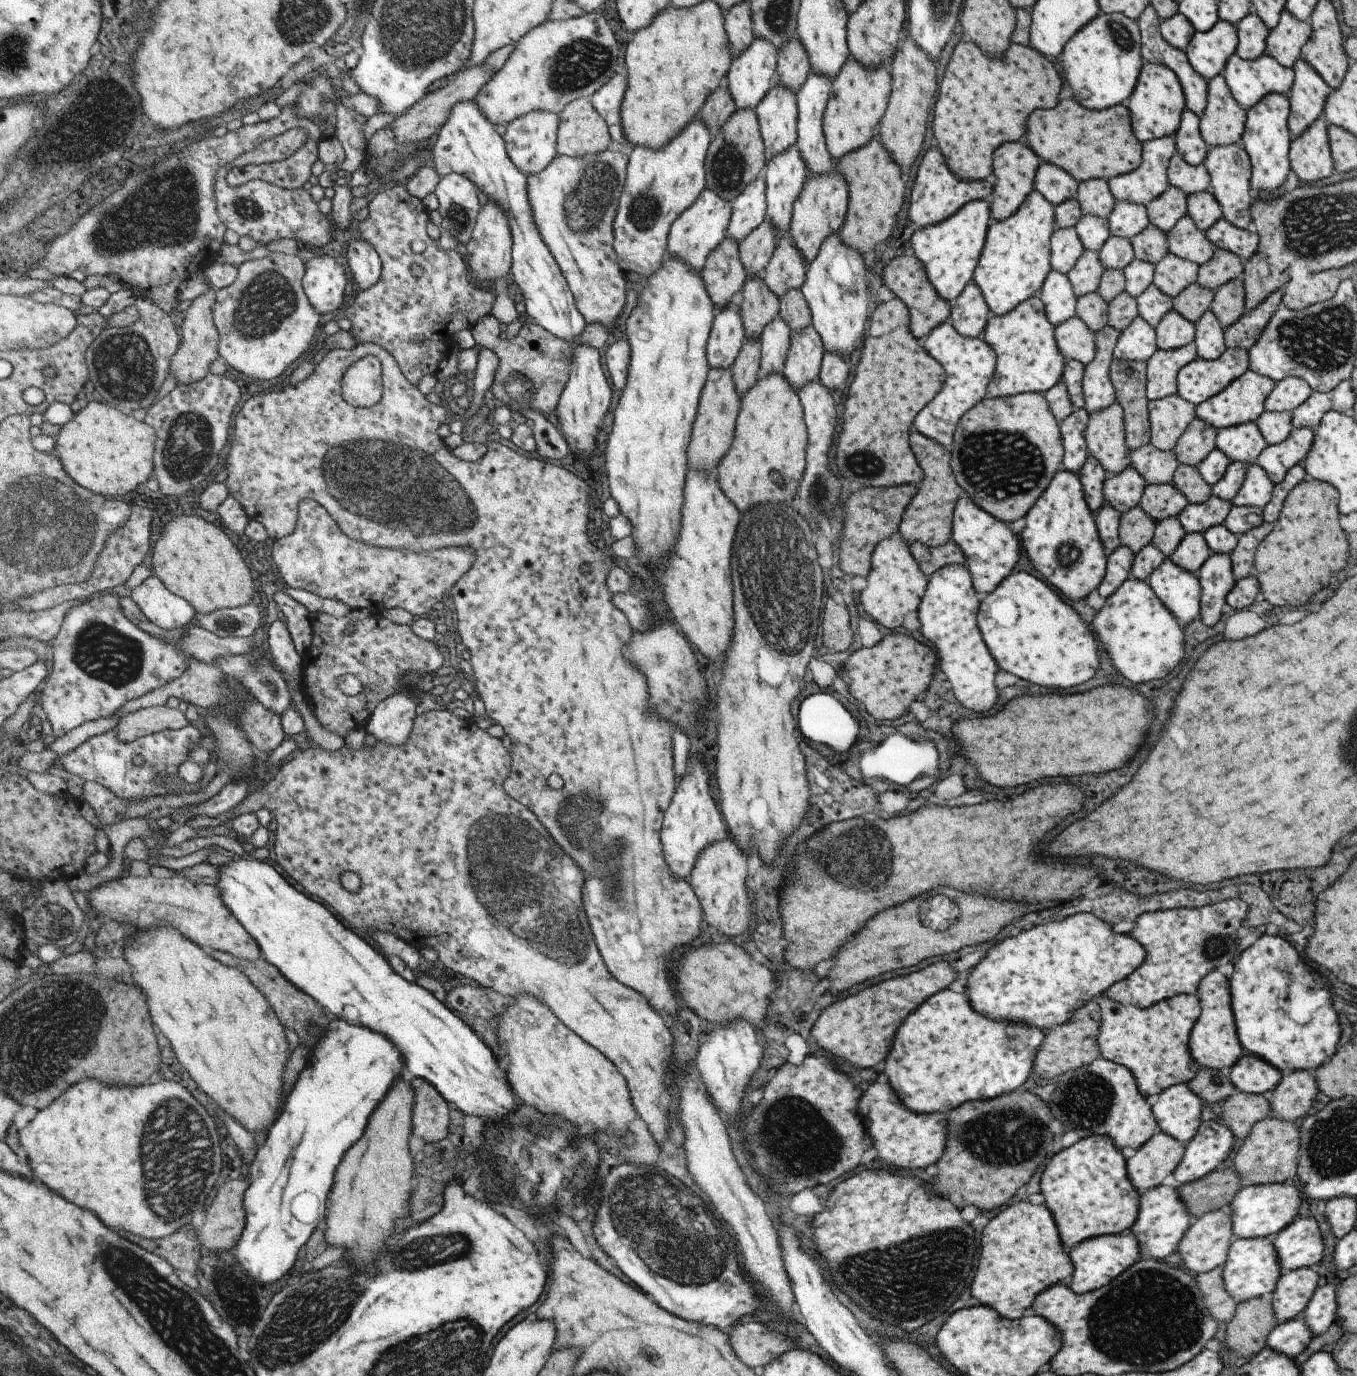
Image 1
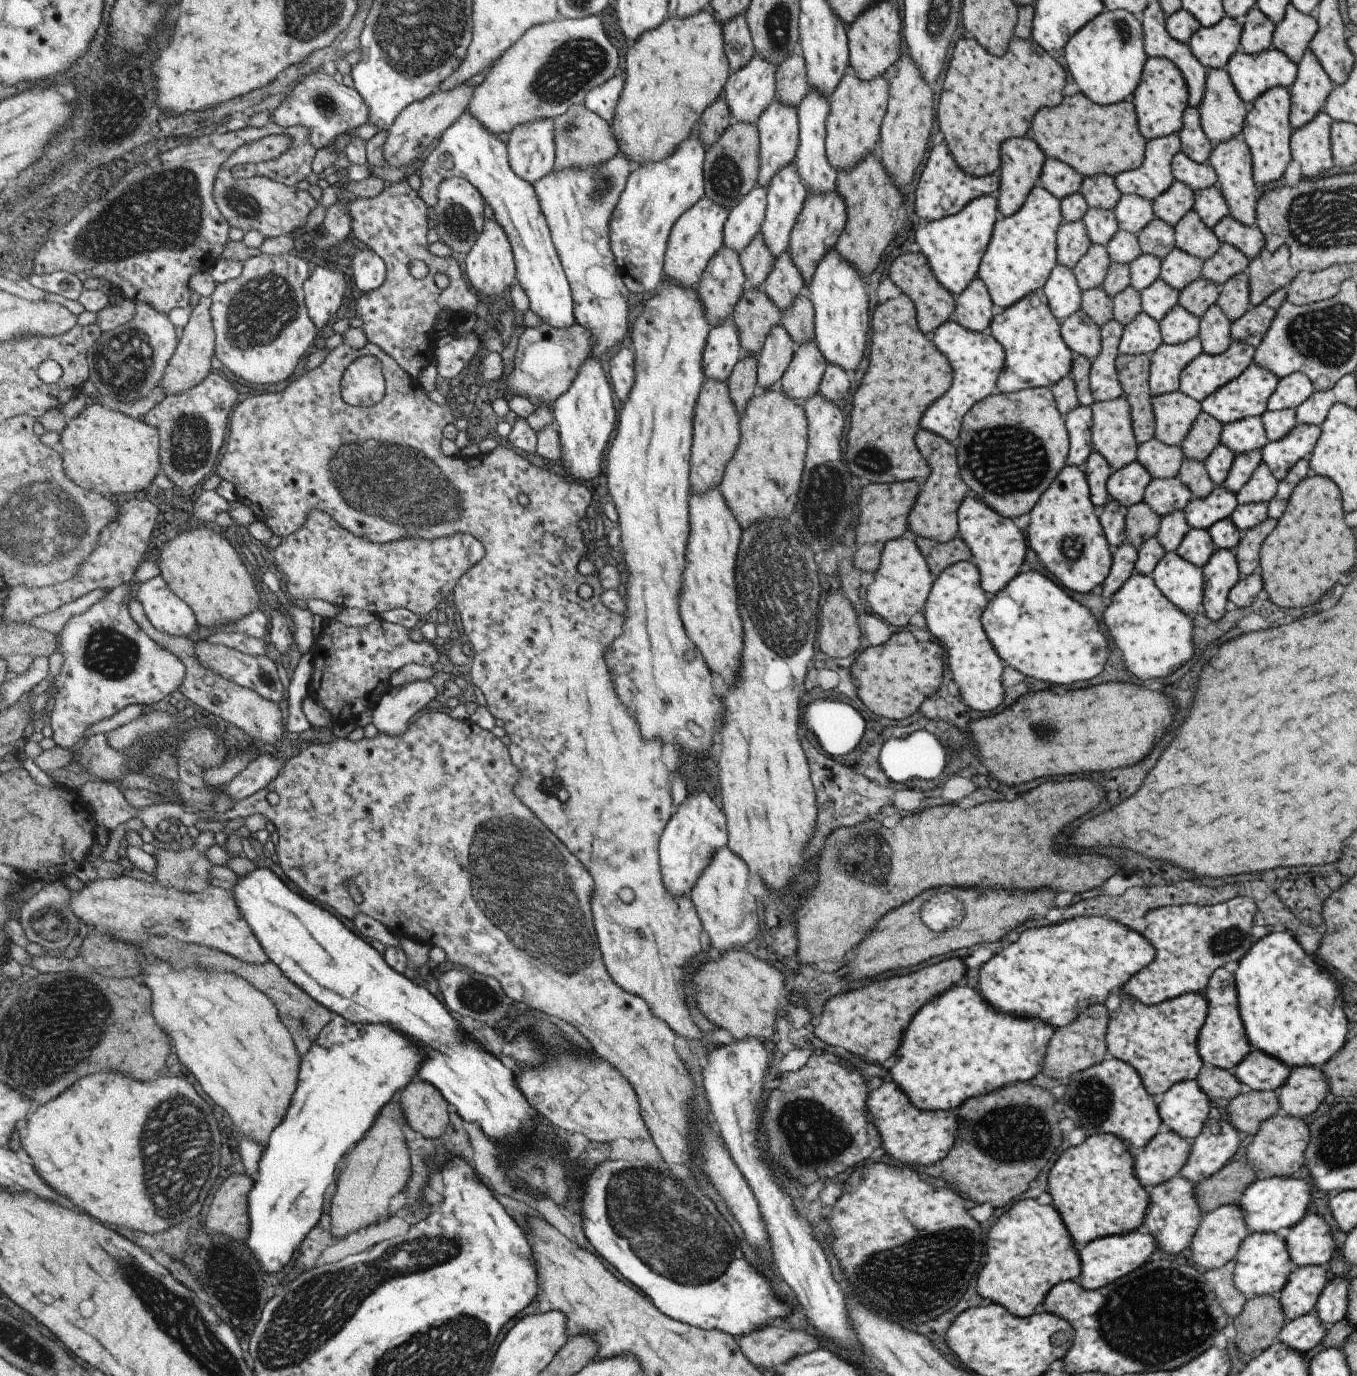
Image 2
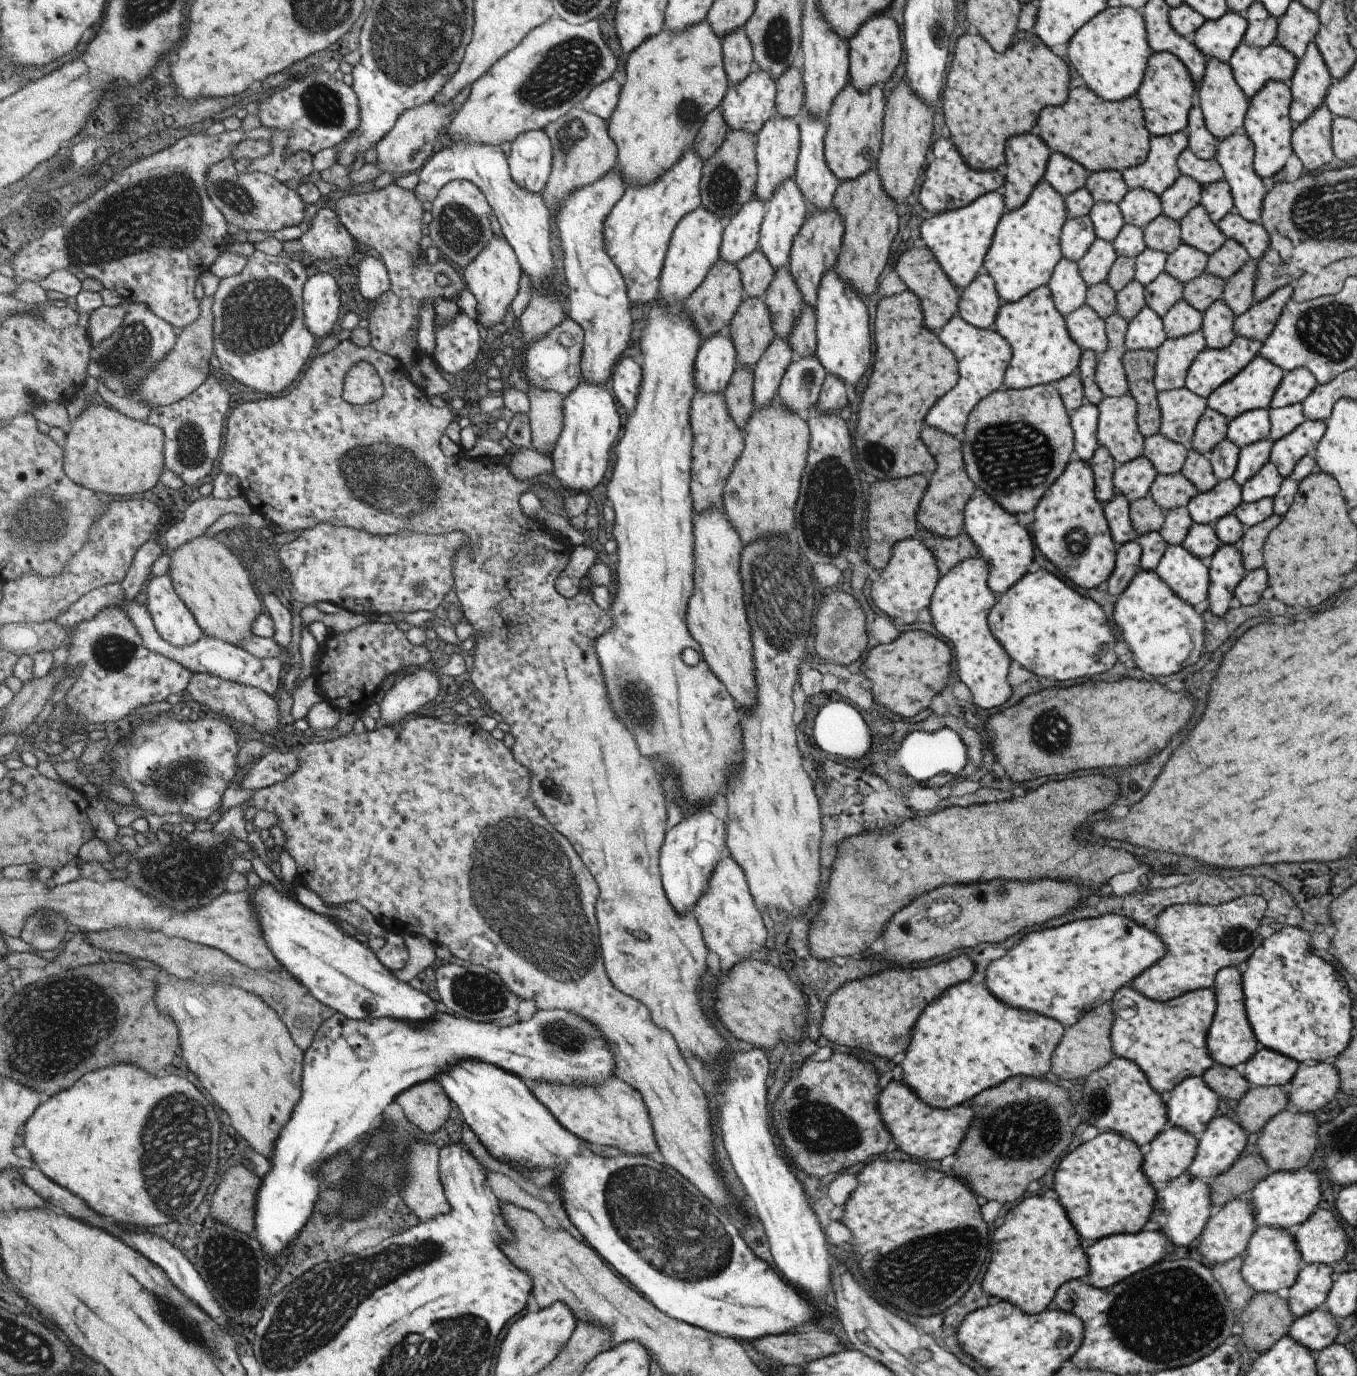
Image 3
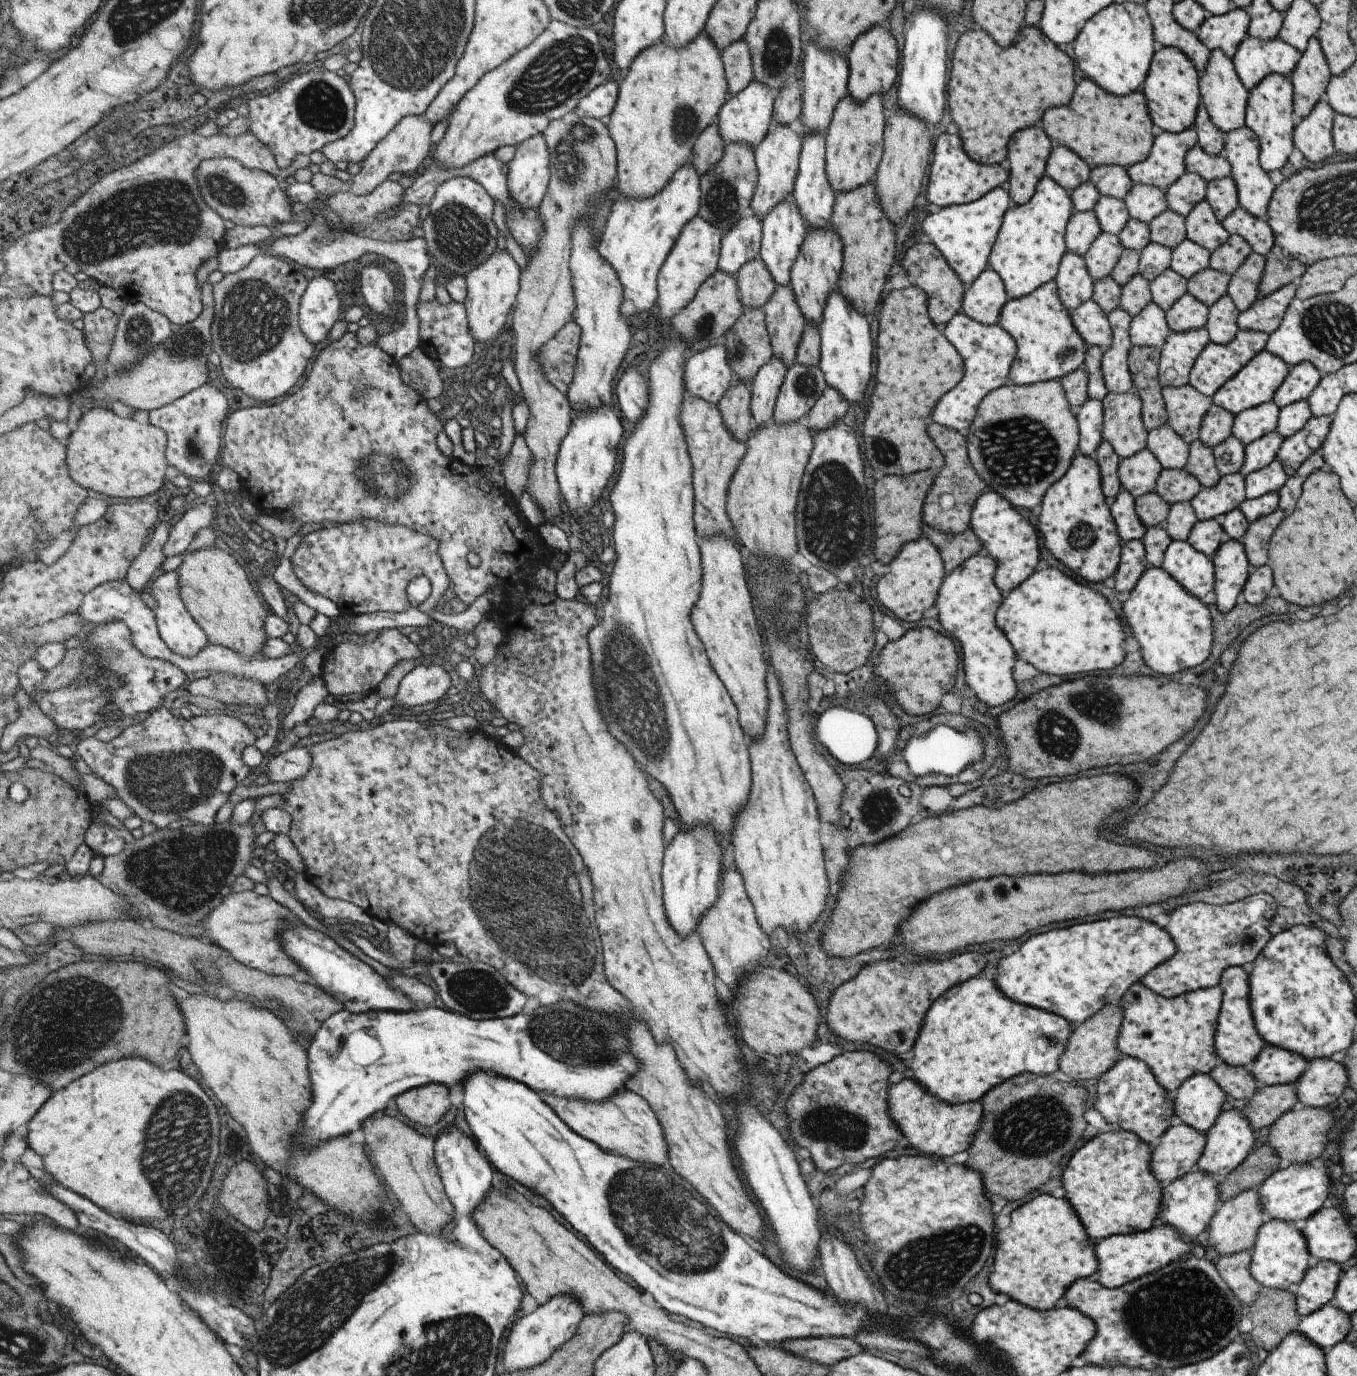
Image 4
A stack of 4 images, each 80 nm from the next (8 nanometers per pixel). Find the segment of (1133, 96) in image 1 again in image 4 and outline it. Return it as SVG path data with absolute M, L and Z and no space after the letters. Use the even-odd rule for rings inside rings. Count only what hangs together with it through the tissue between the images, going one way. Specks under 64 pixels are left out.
M1157 46L1153 53L1141 92L1146 98L1148 113L1156 131L1178 133L1194 123L1197 105L1200 103L1198 78L1194 64L1178 48Z

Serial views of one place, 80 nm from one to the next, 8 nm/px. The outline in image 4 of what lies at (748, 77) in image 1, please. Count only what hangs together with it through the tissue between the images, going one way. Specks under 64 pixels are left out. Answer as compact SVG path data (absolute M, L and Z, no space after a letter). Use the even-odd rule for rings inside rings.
M751 81L743 90L733 96L727 96L716 116L716 127L719 136L727 143L745 143L754 148L767 134L772 120L772 106L774 94L759 81Z

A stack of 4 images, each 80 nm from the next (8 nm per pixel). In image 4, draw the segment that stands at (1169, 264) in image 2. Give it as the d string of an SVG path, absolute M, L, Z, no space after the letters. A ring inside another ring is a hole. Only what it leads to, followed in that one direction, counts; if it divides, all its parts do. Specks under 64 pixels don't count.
M1187 238L1183 239L1170 256L1169 269L1188 280L1196 272L1208 267L1210 252Z

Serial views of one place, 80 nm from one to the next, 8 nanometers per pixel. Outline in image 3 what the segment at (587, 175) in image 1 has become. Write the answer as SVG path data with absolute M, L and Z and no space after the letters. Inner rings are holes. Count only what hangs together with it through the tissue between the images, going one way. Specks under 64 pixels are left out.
M615 169L605 175L600 181L589 187L580 188L572 193L563 207L558 209L556 217L562 238L562 252L566 264L566 282L569 286L570 306L569 318L578 322L586 332L582 354L582 380L602 387L611 380L614 368L622 360L625 350L631 344L633 332L633 316L631 316L631 301L628 286L622 272L606 249L604 224L607 215L613 207L626 195L627 184L620 172Z

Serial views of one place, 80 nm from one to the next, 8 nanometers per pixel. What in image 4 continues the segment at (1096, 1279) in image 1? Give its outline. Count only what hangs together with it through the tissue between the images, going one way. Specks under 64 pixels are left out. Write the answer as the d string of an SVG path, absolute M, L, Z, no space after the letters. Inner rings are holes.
M1156 1223L1149 1230L1108 1236L1095 1242L1094 1251L1098 1262L1099 1279L1105 1288L1114 1289L1140 1276L1163 1268L1170 1262L1183 1258L1193 1248L1192 1240L1185 1240L1170 1224Z

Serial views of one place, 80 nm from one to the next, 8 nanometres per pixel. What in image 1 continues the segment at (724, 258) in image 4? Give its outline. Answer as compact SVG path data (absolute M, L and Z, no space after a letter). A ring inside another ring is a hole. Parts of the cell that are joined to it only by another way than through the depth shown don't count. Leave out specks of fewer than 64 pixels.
M762 174L752 180L730 203L730 217L725 238L739 244L747 233L757 228L765 218L766 194Z

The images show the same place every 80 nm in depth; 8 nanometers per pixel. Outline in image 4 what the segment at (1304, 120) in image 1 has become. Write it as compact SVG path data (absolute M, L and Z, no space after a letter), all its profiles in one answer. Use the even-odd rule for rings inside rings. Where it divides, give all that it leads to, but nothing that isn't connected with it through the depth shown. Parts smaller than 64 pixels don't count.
M1311 37L1302 50L1295 68L1289 74L1295 120L1307 116L1315 103L1321 100L1330 75L1319 41Z

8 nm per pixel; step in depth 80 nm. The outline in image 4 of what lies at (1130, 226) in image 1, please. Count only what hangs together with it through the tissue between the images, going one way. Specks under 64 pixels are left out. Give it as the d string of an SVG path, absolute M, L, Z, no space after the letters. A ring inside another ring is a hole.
M1133 184L1123 200L1130 218L1144 223L1167 209L1164 191L1150 184Z

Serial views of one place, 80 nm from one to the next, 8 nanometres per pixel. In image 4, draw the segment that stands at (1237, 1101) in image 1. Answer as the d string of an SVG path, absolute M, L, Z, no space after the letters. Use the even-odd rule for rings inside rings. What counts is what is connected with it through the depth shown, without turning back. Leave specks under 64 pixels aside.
M1295 1084L1258 1086L1254 1095L1243 1107L1242 1113L1248 1118L1248 1122L1253 1131L1263 1133L1279 1116L1285 1111L1289 1111L1297 1101Z

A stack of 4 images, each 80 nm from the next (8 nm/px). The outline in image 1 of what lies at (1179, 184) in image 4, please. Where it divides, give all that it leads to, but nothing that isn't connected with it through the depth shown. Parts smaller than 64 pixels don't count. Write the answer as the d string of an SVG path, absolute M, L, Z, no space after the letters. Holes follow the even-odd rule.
M1168 185L1165 192L1146 204L1148 222L1166 233L1186 214L1186 198L1180 188Z

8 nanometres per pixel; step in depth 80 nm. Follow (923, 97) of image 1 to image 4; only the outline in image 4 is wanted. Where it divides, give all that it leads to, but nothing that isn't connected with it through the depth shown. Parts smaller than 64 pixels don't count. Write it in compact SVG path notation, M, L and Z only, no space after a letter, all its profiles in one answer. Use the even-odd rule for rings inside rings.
M898 110L884 119L882 137L882 153L873 176L873 186L879 208L896 226L905 220L912 206L920 202L919 190L932 148L930 128L917 117Z

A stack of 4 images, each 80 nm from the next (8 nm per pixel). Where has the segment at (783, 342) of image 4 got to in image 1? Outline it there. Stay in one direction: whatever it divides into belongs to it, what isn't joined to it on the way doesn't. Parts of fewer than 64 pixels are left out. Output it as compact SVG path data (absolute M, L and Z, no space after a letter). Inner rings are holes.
M785 236L777 240L771 258L761 272L761 279L777 298L781 298L790 290L799 290L807 267L789 236Z

